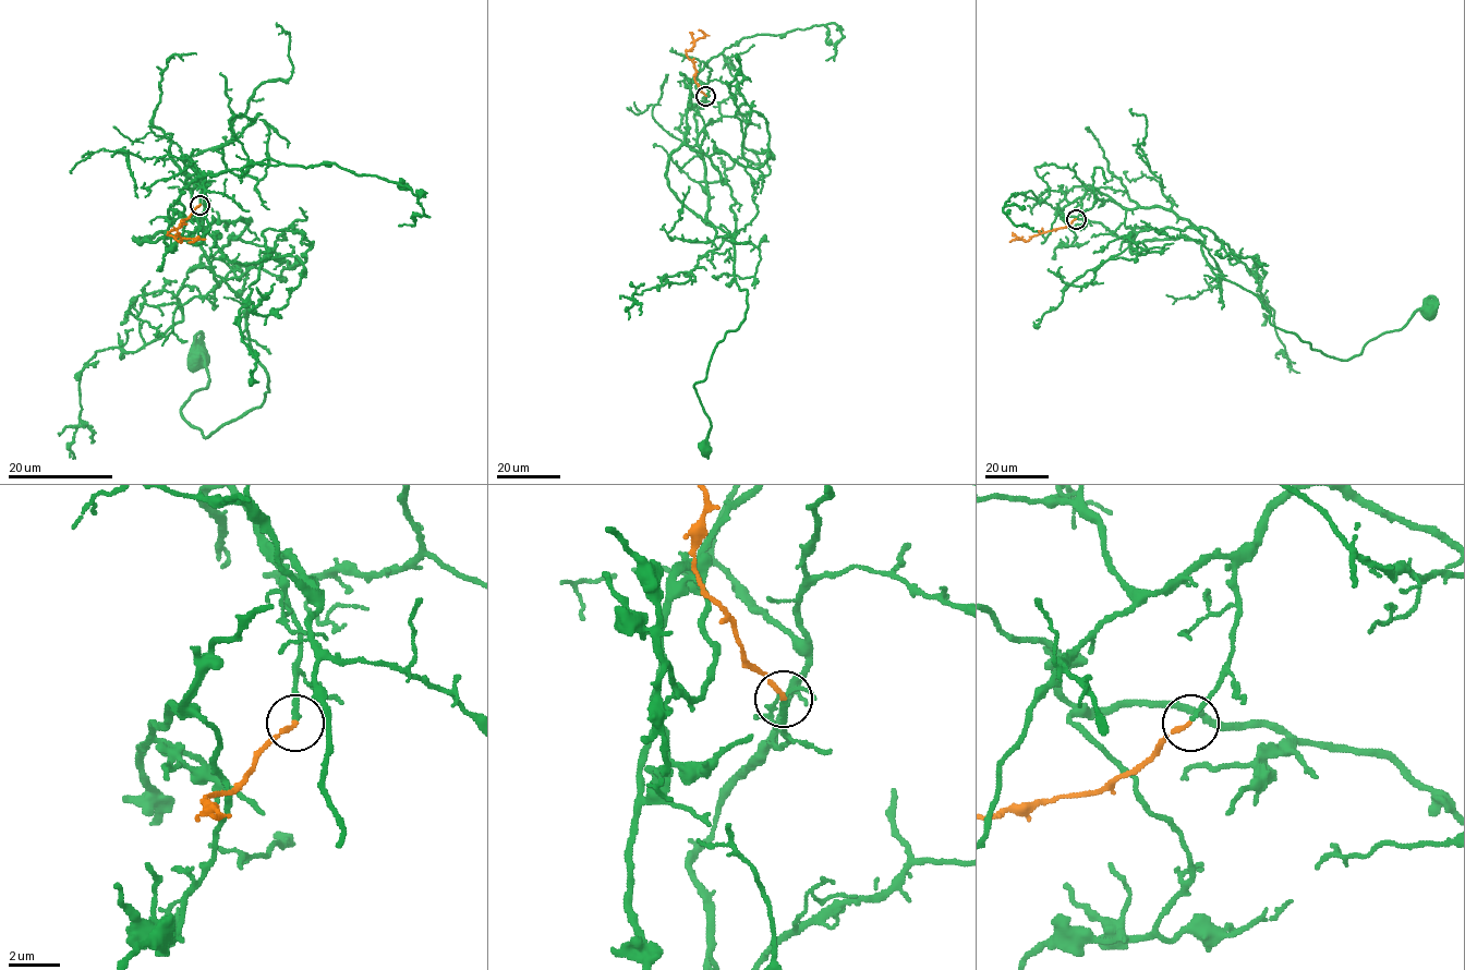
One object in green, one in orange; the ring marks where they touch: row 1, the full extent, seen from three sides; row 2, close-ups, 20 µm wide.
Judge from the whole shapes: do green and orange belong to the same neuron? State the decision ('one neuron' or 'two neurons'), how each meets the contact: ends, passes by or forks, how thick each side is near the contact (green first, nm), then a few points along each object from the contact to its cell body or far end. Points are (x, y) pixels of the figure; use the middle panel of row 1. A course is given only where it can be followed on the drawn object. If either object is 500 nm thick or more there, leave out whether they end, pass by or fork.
one neuron; green ends; orange ends; calibres 170 and 170 nm; course green (705, 96), (694, 117), (706, 222), (730, 235), (748, 305), (694, 384), (711, 427), (703, 447); course orange (705, 96), (695, 82), (693, 63), (686, 55), (704, 36), (698, 31)

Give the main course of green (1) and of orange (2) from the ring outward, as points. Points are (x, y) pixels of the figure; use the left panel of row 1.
1: (200, 204), (265, 399), (205, 437), (181, 408), (207, 385), (195, 358)
2: (200, 204), (181, 221), (184, 223), (168, 232), (178, 241), (197, 239), (188, 242)

